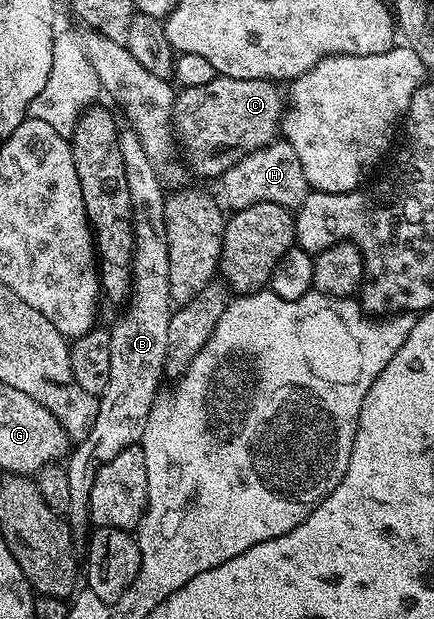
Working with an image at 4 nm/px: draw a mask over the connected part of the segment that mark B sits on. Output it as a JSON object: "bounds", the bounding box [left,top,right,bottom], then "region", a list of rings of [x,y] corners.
{"bounds":[66,130,174,534],"region":[[[124,130],[120,133],[120,149],[122,150],[122,166],[126,169],[126,187],[130,190],[130,210],[132,211],[132,225],[134,226],[134,250],[132,251],[132,290],[123,305],[120,317],[116,320],[116,325],[111,325],[110,328],[110,382],[106,382],[106,390],[98,398],[100,405],[98,406],[98,414],[94,418],[94,422],[90,426],[90,430],[86,433],[83,440],[79,441],[71,449],[70,455],[66,460],[66,467],[70,480],[70,506],[66,513],[66,519],[73,531],[73,533],[80,534],[84,527],[89,527],[90,521],[88,519],[88,499],[90,492],[94,486],[96,478],[96,469],[103,466],[106,462],[110,462],[110,458],[114,458],[118,454],[122,454],[122,450],[139,445],[140,439],[144,437],[146,430],[146,422],[152,413],[152,405],[156,402],[156,397],[161,391],[160,388],[160,374],[164,374],[166,370],[166,363],[168,360],[168,339],[170,338],[170,318],[174,311],[174,305],[170,298],[170,254],[168,253],[168,243],[164,237],[164,197],[166,195],[165,185],[161,184],[156,167],[150,162],[149,156],[146,155],[146,150],[142,147],[142,142],[138,138],[138,134],[131,130]]]}

